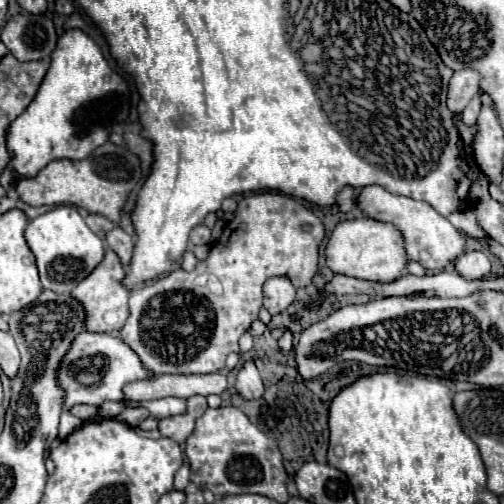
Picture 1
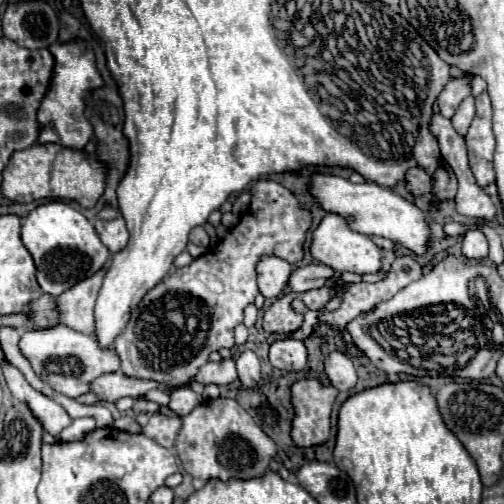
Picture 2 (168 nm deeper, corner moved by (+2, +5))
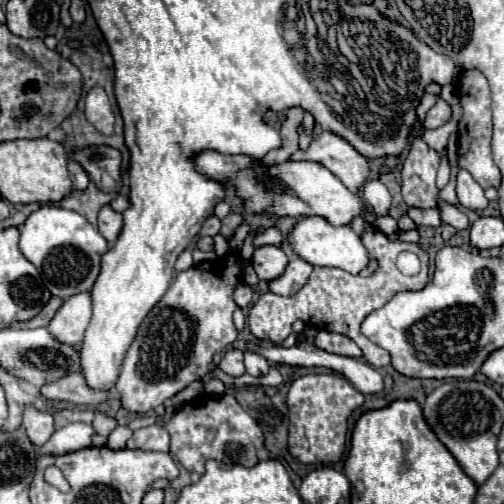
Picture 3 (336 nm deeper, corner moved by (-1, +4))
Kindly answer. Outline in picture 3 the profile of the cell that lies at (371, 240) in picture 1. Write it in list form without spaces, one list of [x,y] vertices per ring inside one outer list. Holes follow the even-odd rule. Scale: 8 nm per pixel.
[[[301,217],[289,231],[289,243],[291,249],[313,267],[339,267],[347,273],[359,273],[369,263],[367,249],[349,225],[335,227],[319,217]]]

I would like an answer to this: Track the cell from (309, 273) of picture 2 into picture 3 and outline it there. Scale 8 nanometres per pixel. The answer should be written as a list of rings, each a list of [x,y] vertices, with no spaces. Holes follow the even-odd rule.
[[[291,259],[289,265],[285,267],[283,275],[269,281],[269,289],[277,295],[293,295],[295,291],[299,291],[307,283],[311,271],[313,271],[313,267],[307,261]]]

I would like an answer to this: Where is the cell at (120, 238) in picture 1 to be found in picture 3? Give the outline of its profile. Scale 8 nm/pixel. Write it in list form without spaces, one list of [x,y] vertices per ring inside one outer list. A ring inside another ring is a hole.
[[[103,205],[101,211],[99,211],[99,233],[107,239],[109,247],[115,245],[121,227],[123,227],[123,217],[121,217],[121,213],[113,211],[111,205]]]

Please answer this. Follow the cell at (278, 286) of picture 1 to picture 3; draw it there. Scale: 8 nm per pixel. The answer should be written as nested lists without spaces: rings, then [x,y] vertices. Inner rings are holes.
[[[275,245],[257,247],[253,253],[253,267],[261,281],[277,279],[287,267],[287,255],[283,253],[281,247]]]

